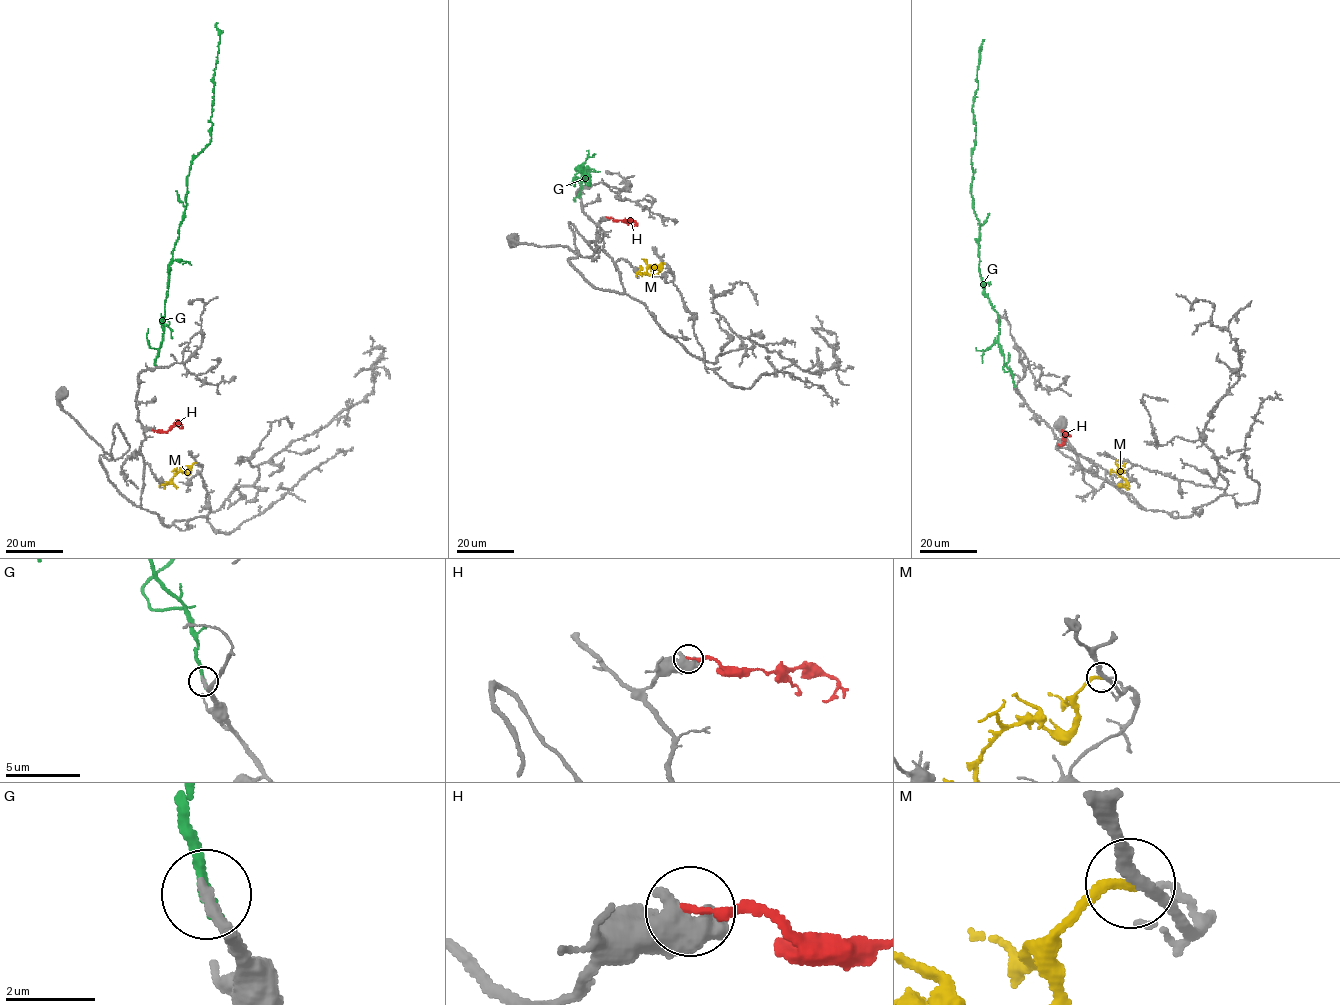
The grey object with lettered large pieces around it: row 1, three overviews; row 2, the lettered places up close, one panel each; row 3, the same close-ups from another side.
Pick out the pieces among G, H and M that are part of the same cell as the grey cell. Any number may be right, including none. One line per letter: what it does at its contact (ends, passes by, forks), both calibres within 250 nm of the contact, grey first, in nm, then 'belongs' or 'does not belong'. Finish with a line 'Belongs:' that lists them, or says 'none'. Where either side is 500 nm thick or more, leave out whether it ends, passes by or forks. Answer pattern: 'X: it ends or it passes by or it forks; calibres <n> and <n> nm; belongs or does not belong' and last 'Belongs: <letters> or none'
G: it ends; calibres 280 and 300 nm; belongs
H: calibres 550 and 170 nm; does not belong
M: it ends; calibres 240 and 240 nm; does not belong
Belongs: G

